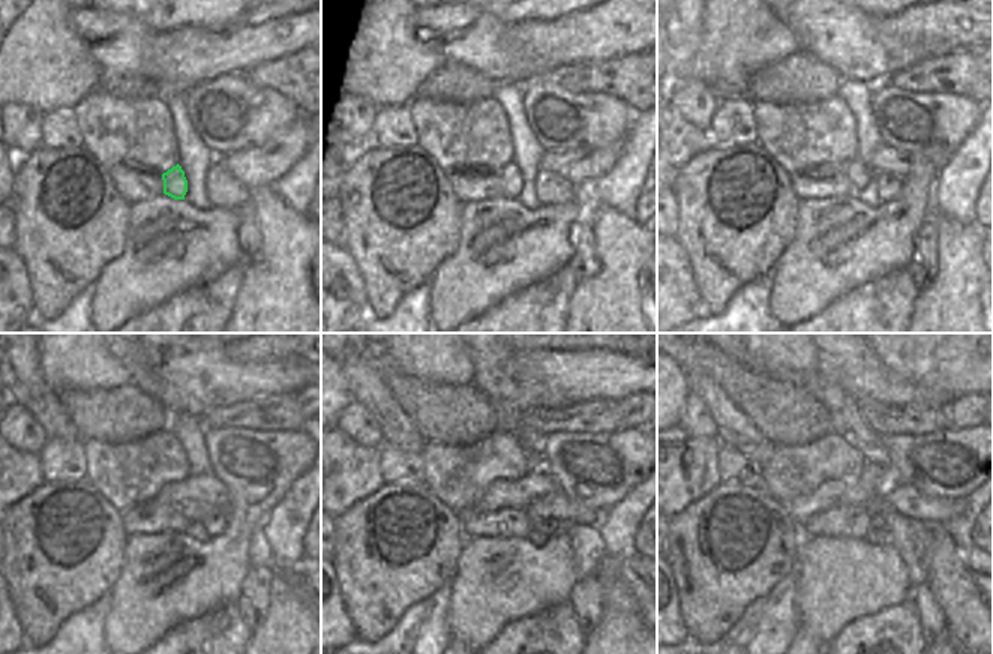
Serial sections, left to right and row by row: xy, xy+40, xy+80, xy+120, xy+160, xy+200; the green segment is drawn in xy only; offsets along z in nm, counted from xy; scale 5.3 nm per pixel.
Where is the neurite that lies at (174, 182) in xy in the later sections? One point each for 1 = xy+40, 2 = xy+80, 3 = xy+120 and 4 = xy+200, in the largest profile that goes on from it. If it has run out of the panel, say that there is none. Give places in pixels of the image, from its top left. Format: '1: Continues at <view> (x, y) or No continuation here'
1: Continues at xy+40 (512, 182)
2: Continues at xy+80 (860, 174)
3: Continues at xy+120 (192, 510)
4: Continues at xy+200 (905, 500)

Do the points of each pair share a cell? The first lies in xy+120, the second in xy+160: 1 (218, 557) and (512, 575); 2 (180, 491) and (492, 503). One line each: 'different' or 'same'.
1: same
2: same

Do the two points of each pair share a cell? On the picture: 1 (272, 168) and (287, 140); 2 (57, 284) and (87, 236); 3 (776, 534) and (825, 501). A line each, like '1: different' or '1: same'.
1: same
2: same
3: different

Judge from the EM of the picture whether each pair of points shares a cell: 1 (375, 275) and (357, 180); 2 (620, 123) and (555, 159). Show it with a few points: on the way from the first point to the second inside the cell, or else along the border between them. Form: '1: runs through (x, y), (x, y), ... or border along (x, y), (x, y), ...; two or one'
1: runs through (375, 251), (375, 215), (371, 210), (371, 204); one
2: border along (608, 144), (602, 147), (545, 152); two

